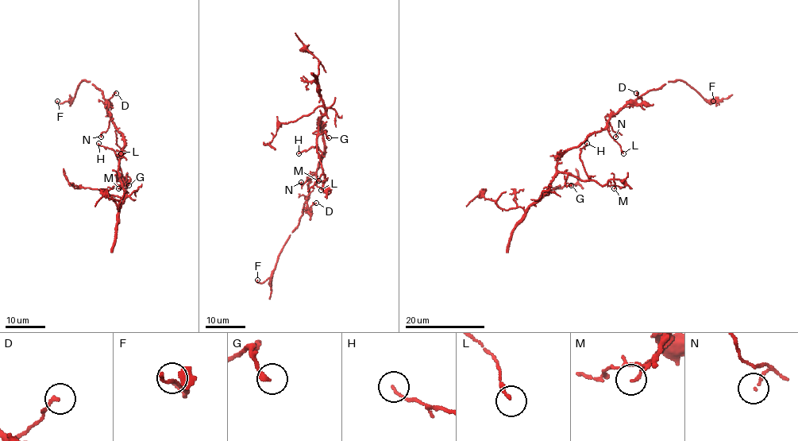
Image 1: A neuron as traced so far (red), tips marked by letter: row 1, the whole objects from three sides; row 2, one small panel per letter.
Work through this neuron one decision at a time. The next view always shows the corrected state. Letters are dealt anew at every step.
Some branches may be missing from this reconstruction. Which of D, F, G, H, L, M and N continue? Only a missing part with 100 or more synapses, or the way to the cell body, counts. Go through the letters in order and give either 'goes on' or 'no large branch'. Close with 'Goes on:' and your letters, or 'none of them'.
D: no large branch
F: no large branch
G: no large branch
H: no large branch
L: no large branch
M: no large branch
N: no large branch
Goes on: none of them

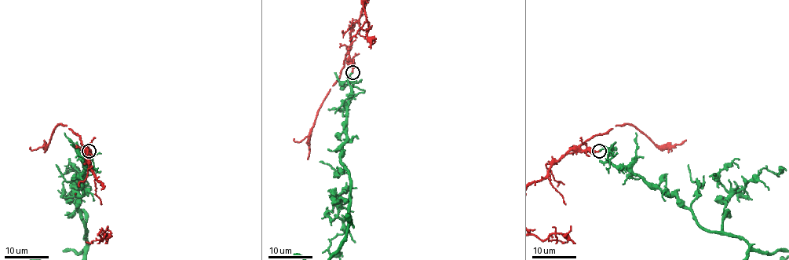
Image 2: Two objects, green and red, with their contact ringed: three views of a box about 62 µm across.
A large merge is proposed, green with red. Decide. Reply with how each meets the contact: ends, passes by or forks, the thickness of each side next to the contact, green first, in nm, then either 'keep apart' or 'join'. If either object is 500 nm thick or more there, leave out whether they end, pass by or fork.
green ends there; red ends there; 190 nm thick on the green side, 200 nm on the other; keep apart

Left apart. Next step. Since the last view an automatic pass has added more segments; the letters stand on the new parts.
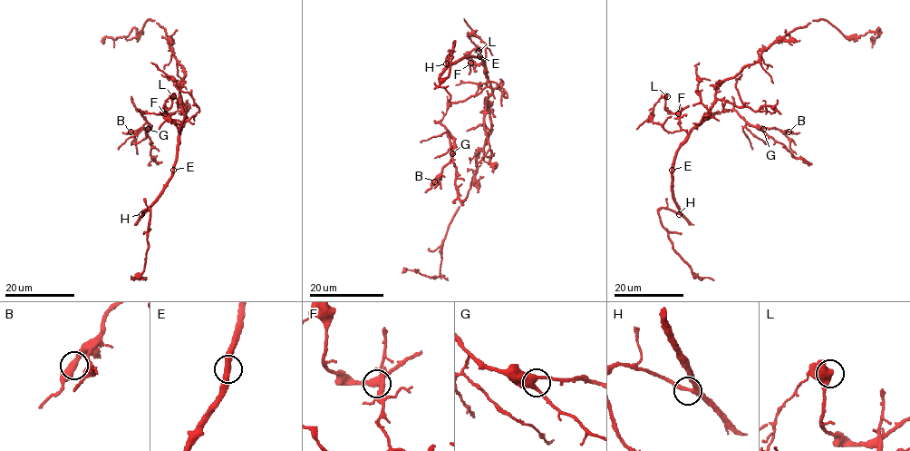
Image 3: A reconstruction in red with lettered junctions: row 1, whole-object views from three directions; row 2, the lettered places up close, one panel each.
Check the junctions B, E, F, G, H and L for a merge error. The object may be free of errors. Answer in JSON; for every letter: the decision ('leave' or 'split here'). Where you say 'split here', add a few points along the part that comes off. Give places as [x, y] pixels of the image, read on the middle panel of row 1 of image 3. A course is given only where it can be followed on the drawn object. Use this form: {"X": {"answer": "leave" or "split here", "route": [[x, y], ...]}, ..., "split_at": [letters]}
{"B": {"answer": "leave"}, "E": {"answer": "leave"}, "F": {"answer": "split here", "route": [[470, 63], [470, 52], [478, 49], [469, 38], [469, 34]]}, "G": {"answer": "leave"}, "H": {"answer": "leave"}, "L": {"answer": "leave"}, "split_at": ["F"]}

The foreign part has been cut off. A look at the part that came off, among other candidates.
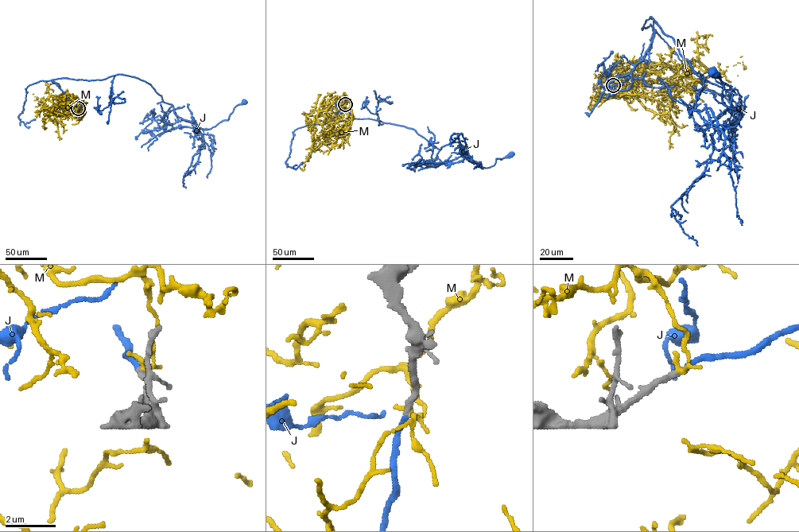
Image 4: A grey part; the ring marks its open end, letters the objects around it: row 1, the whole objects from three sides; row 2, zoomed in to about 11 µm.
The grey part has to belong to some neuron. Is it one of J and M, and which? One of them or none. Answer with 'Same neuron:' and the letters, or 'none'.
Same neuron: J

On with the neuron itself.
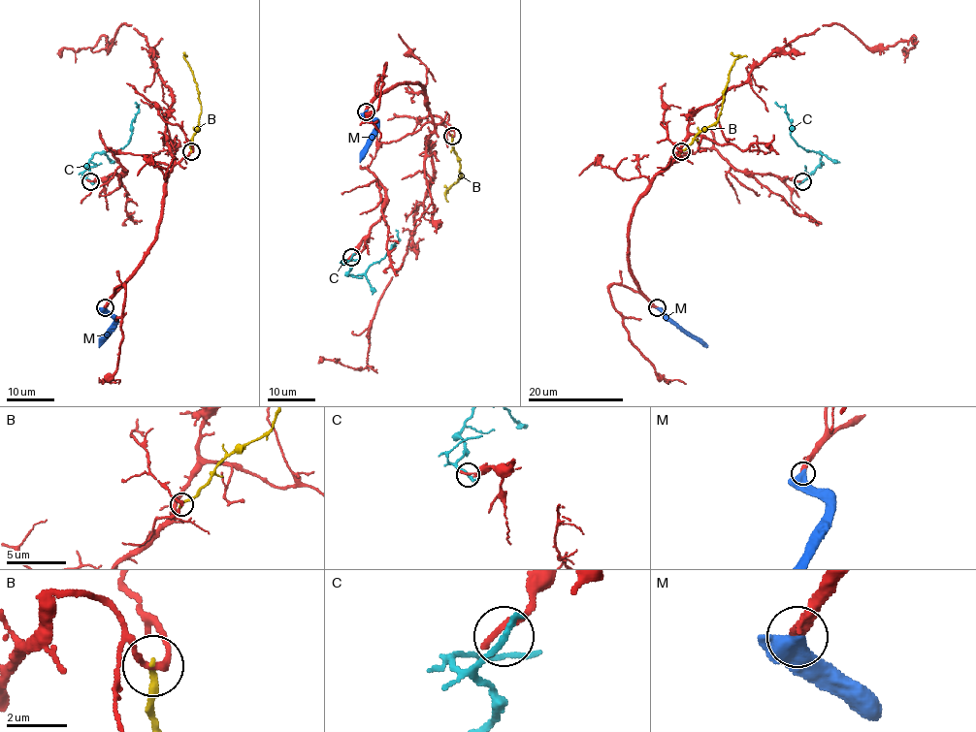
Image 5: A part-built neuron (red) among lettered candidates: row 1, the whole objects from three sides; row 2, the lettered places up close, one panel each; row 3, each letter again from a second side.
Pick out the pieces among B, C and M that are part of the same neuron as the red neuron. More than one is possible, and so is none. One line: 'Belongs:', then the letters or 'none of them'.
Belongs: M

